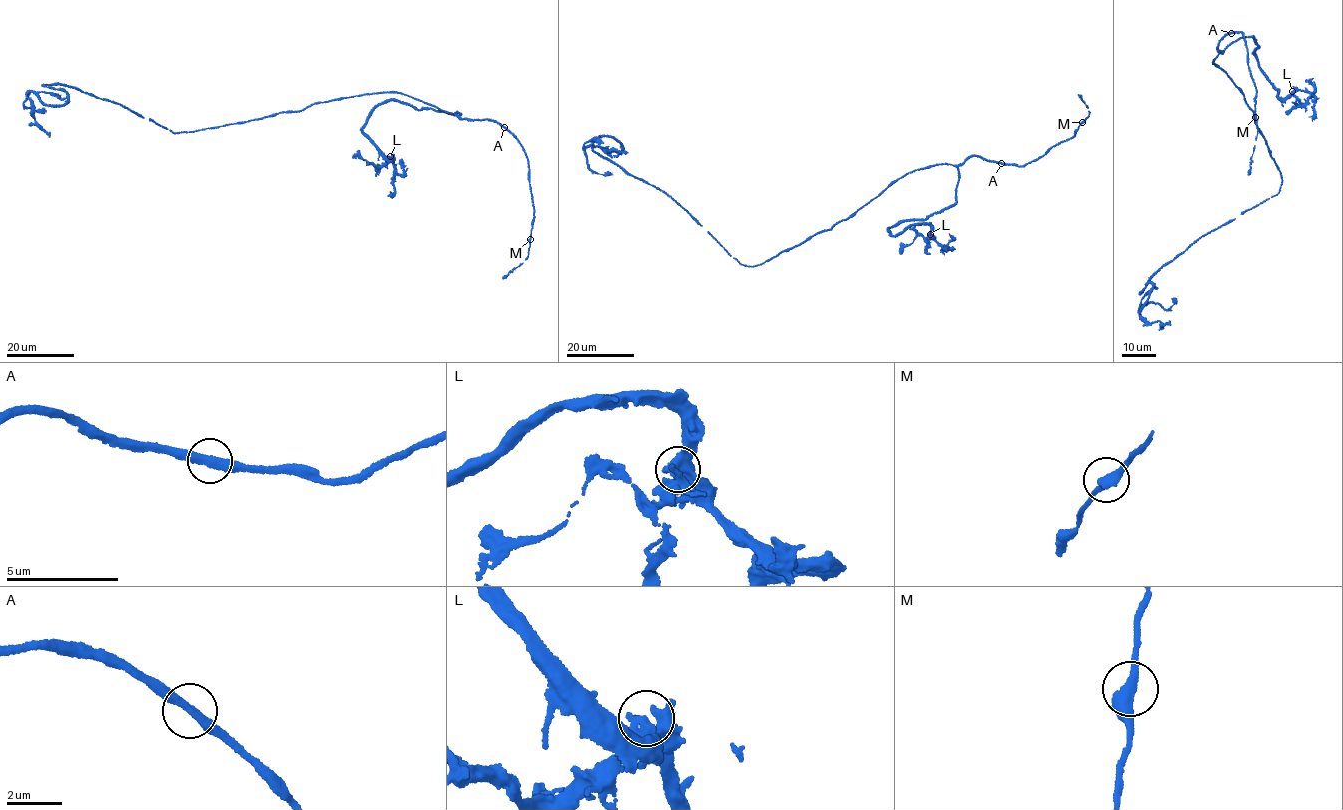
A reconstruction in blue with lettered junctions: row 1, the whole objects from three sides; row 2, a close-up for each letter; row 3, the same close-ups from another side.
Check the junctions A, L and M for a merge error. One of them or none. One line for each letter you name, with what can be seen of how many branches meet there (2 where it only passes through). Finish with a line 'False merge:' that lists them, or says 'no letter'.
False merge: no letter

